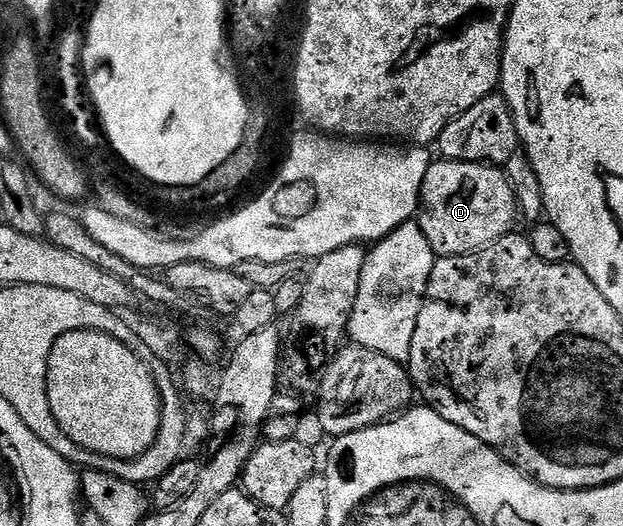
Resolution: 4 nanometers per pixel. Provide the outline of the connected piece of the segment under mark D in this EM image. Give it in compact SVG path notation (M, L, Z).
M432 161L429 172L425 172L421 213L417 221L425 232L433 252L437 256L452 258L458 254L473 254L484 250L499 238L512 233L516 229L515 218L520 217L519 205L506 173L500 167L485 162L448 162Z

